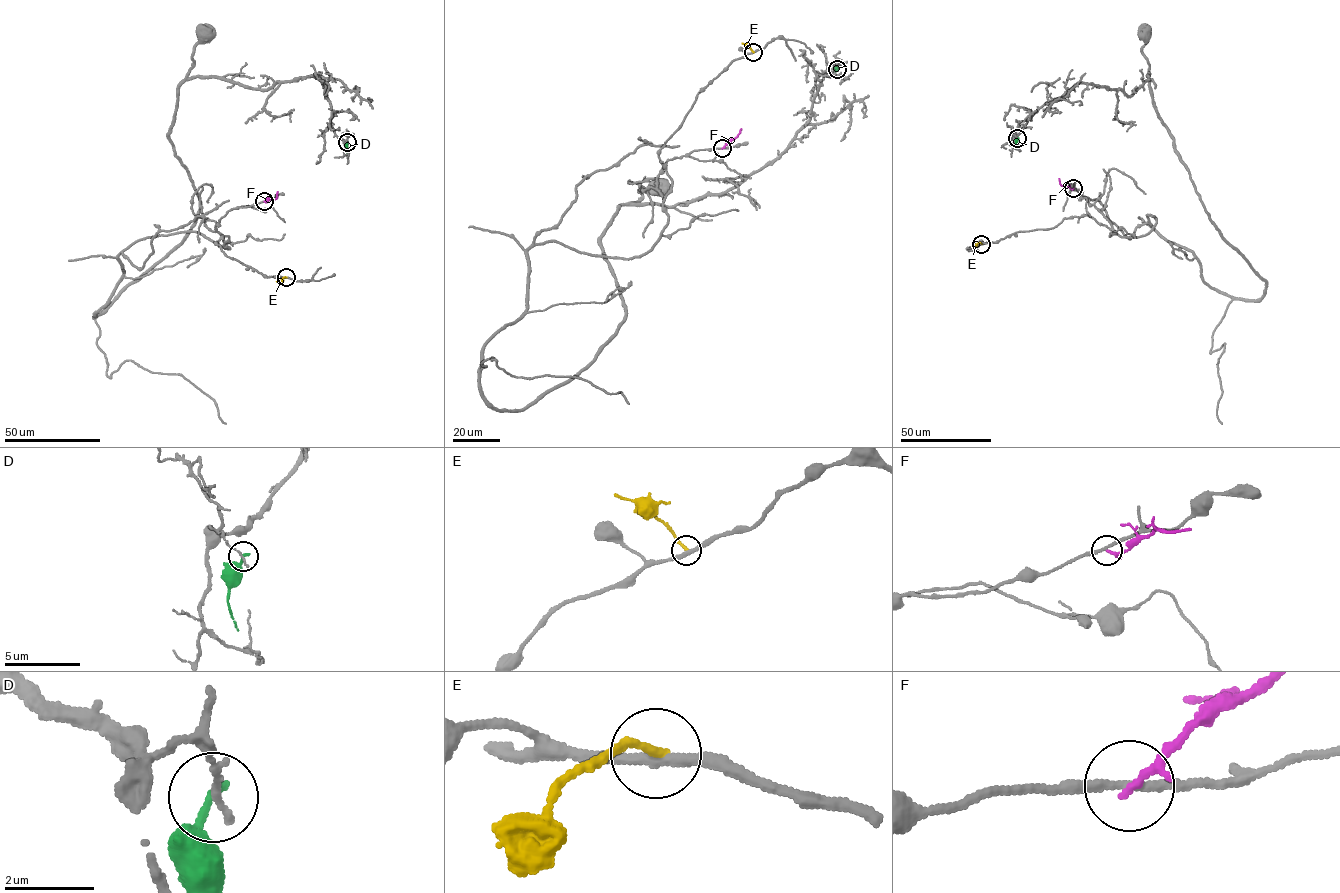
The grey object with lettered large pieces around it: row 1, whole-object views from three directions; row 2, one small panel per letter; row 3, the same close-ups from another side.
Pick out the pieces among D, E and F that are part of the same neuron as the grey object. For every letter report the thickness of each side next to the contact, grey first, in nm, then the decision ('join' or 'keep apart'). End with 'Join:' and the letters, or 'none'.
D: calibres 150 and 180 nm; keep apart
E: calibres 260 and 200 nm; keep apart
F: calibres 200 and 200 nm; keep apart
Join: none

